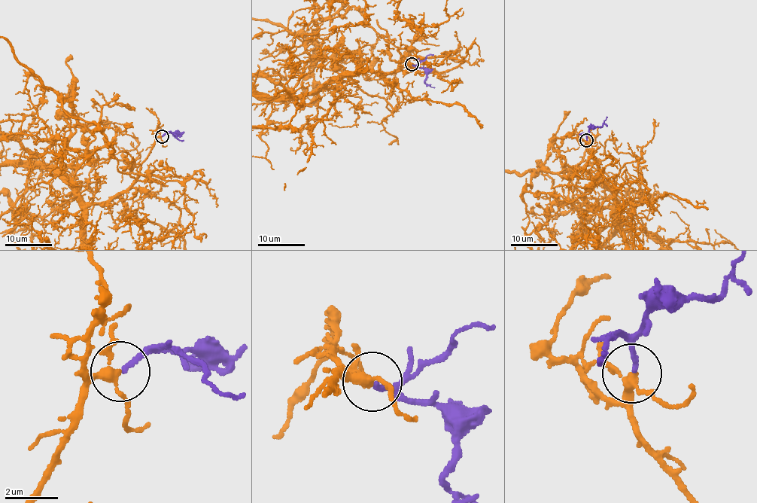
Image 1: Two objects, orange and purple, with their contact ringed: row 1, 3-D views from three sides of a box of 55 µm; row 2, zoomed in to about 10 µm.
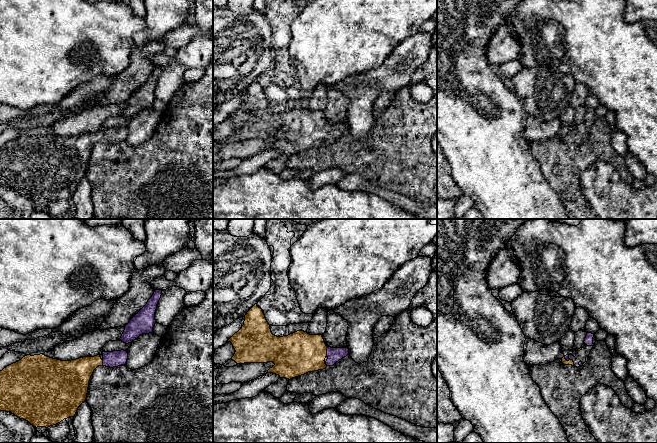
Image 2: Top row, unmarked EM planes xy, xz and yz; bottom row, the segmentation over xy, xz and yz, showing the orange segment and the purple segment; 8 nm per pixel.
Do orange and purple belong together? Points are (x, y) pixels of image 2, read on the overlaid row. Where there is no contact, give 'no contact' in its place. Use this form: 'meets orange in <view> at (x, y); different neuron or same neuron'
meets orange in xz at (326, 351); same neuron

